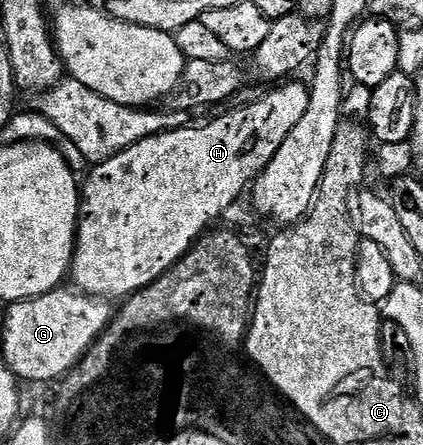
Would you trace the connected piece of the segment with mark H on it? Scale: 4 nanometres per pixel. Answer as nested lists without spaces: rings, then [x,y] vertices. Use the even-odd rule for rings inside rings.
[[[285,81],[274,86],[277,88],[274,91],[267,92],[262,99],[257,99],[254,103],[247,104],[246,107],[237,107],[234,111],[229,111],[226,115],[221,115],[218,119],[203,124],[202,127],[177,127],[175,129],[173,127],[159,132],[157,135],[149,136],[129,148],[117,151],[109,160],[90,166],[84,176],[83,186],[79,191],[80,215],[77,221],[77,241],[73,249],[73,266],[71,268],[71,279],[77,282],[74,284],[87,295],[102,297],[121,295],[120,297],[128,297],[134,295],[139,289],[151,285],[159,276],[171,270],[188,253],[189,248],[210,230],[213,224],[209,223],[215,222],[244,191],[246,194],[247,188],[261,174],[264,167],[269,164],[271,157],[275,157],[275,153],[279,149],[279,145],[283,145],[287,133],[291,133],[291,129],[295,129],[295,125],[299,125],[299,117],[303,117],[303,113],[307,113],[309,87],[306,84],[289,82],[293,81]]]

